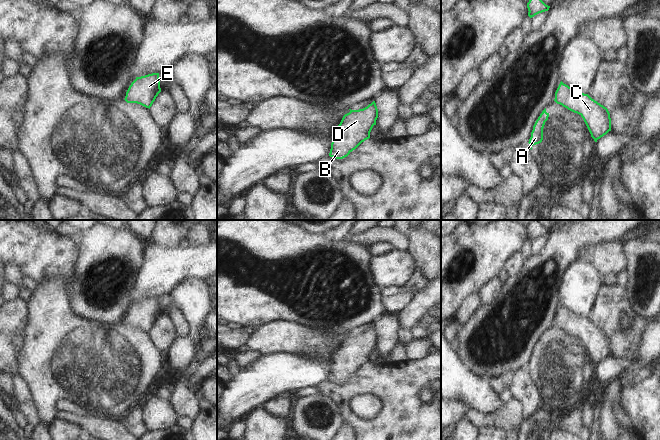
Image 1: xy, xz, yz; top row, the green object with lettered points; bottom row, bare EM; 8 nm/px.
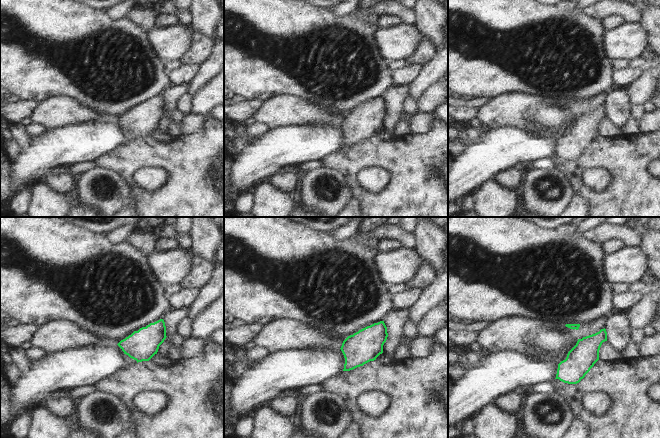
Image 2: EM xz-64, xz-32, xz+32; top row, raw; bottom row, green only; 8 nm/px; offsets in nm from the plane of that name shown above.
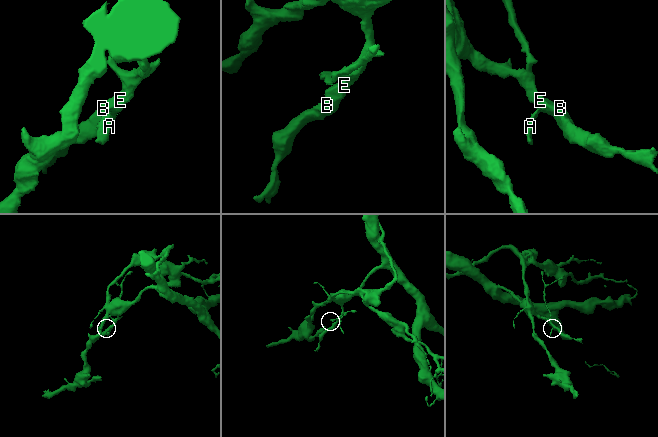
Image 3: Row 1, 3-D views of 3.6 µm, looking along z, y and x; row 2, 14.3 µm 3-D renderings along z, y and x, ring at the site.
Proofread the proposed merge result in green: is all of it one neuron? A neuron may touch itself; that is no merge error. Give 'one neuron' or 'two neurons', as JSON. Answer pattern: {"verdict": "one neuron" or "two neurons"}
{"verdict": "two neurons"}

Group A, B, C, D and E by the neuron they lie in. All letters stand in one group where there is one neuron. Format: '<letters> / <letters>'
A / B C D E

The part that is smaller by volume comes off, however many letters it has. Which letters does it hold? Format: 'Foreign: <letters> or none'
Foreign: A

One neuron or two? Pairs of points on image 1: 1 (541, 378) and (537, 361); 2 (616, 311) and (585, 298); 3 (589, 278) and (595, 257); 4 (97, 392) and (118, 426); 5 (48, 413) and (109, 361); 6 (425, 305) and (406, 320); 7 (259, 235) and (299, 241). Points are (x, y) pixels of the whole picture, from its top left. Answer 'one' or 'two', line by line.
1: one
2: two
3: two
4: two
5: one
6: one
7: one

